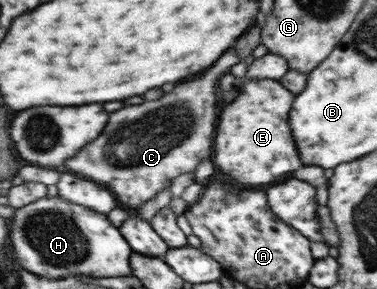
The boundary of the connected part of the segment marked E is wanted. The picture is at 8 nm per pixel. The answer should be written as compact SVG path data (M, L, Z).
M278 80L246 81L239 99L221 113L221 125L217 127L215 165L221 173L241 185L267 185L283 181L287 179L287 173L299 169L299 159L287 127L293 95Z

